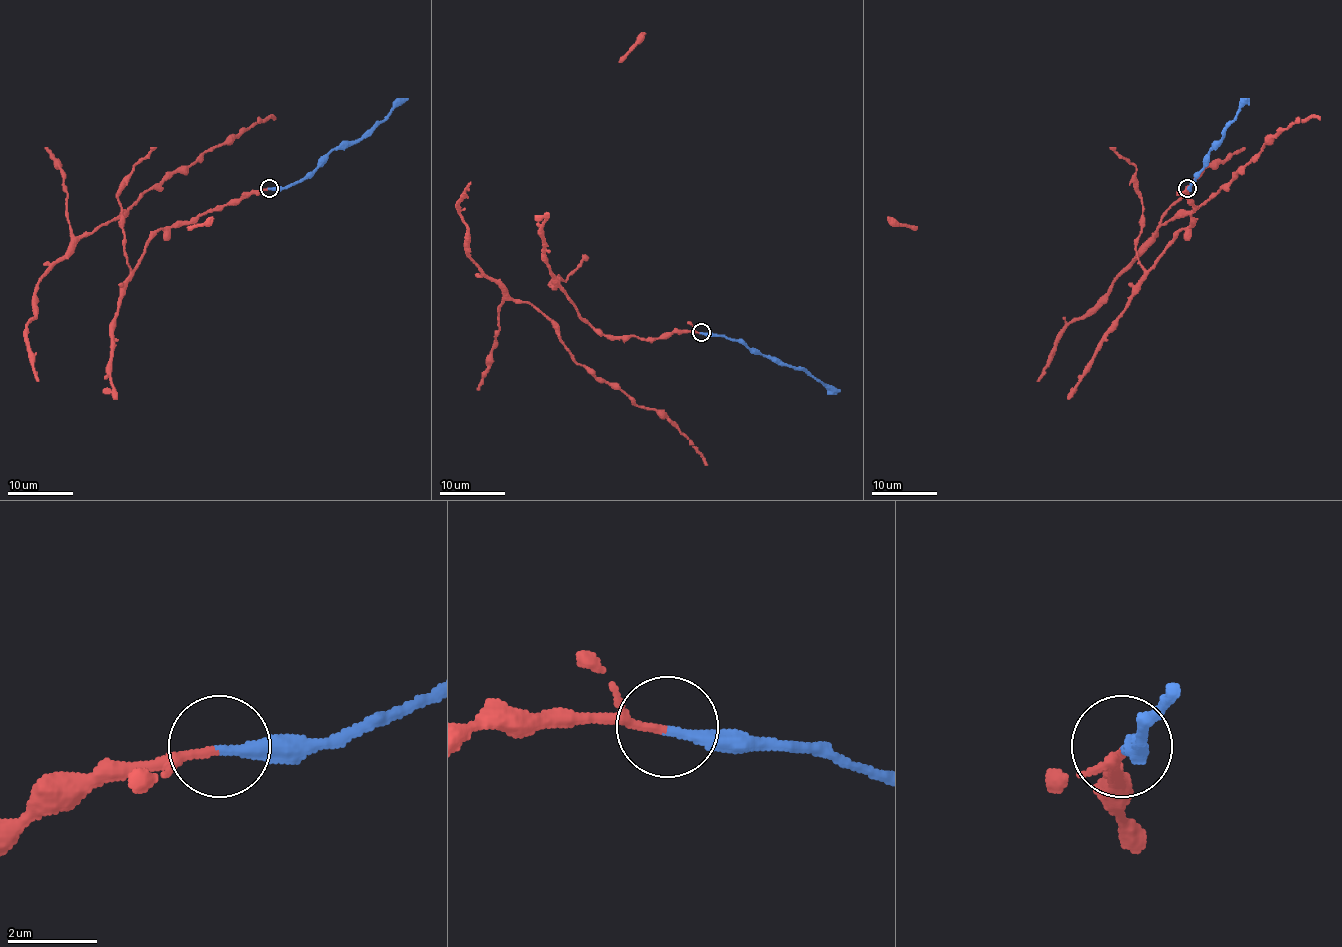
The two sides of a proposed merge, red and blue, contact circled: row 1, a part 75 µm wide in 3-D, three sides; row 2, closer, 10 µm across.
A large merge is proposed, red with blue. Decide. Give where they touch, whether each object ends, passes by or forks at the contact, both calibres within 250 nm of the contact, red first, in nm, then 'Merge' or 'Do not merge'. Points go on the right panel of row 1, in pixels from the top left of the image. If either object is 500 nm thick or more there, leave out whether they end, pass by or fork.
Place: (1187, 188). At the ring red ends. At the ring blue ends. Thickness 180 nm (red) against 260 nm. Merge

